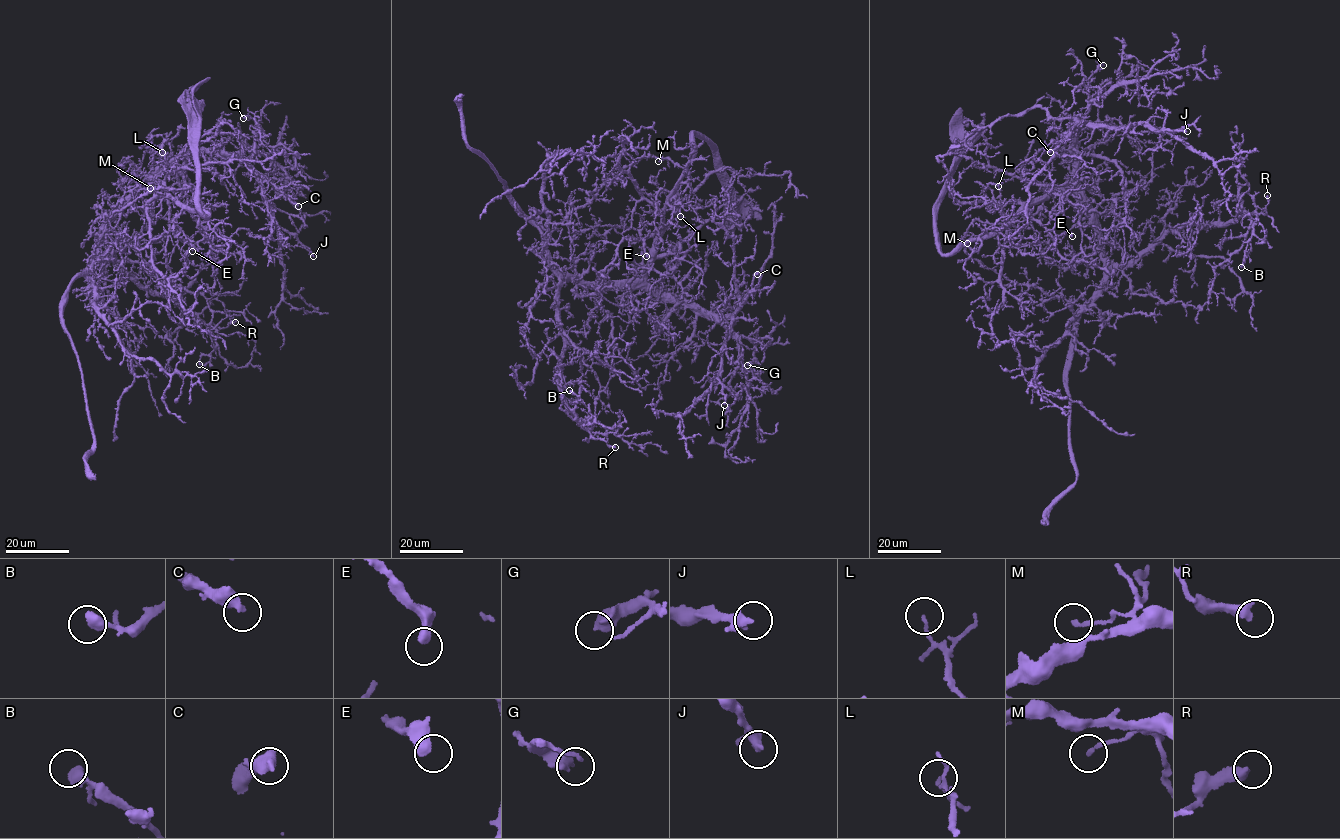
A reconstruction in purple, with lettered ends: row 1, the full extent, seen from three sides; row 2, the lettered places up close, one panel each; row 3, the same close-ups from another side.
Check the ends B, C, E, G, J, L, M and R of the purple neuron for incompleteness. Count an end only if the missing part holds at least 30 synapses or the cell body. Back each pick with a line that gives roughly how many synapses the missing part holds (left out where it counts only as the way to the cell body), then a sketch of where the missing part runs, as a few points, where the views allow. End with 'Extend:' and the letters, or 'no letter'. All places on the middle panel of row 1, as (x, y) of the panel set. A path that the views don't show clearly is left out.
C: Roughly 45 synapses. Course of what is missing: (757, 274), (767, 268), (784, 247), (796, 239), (787, 238)
Extend: C

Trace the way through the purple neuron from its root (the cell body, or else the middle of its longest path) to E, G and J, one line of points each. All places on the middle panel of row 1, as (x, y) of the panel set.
E: (609, 282), (624, 282), (641, 275), (646, 266), (658, 227), (642, 239), (646, 256)
G: (609, 282), (654, 289), (685, 306), (696, 306), (729, 330), (756, 345), (756, 360), (747, 365)
J: (609, 282), (654, 289), (685, 306), (694, 304), (730, 318), (720, 370), (714, 377), (722, 385), (724, 405)

